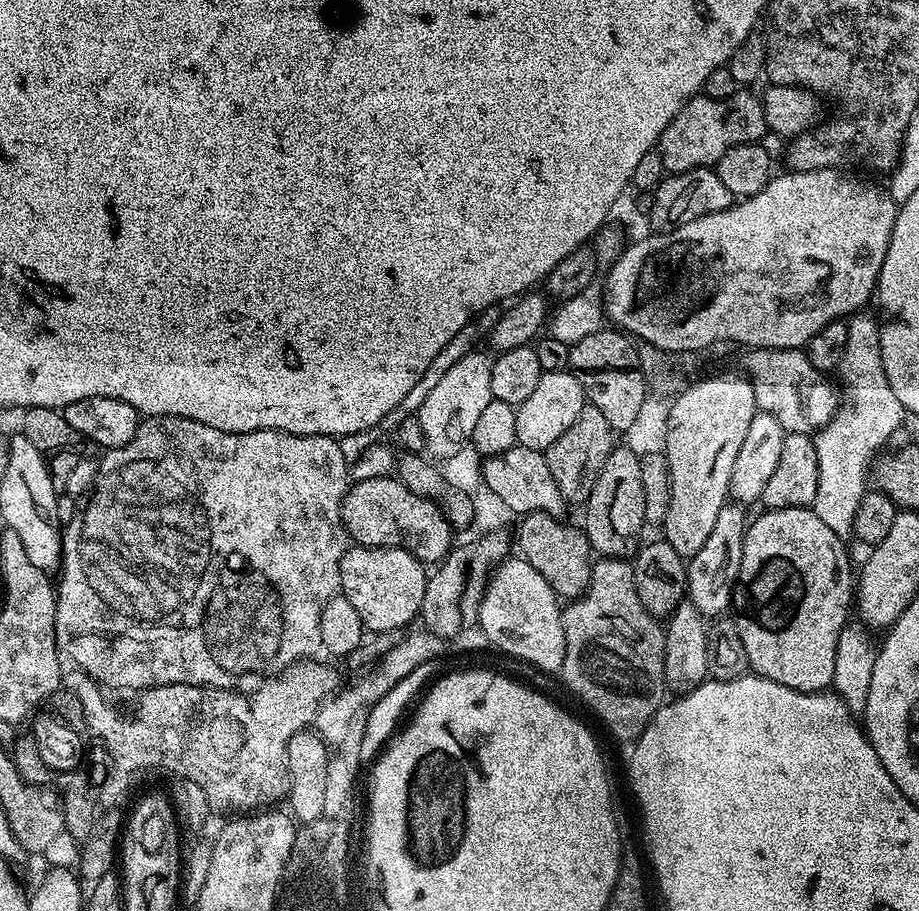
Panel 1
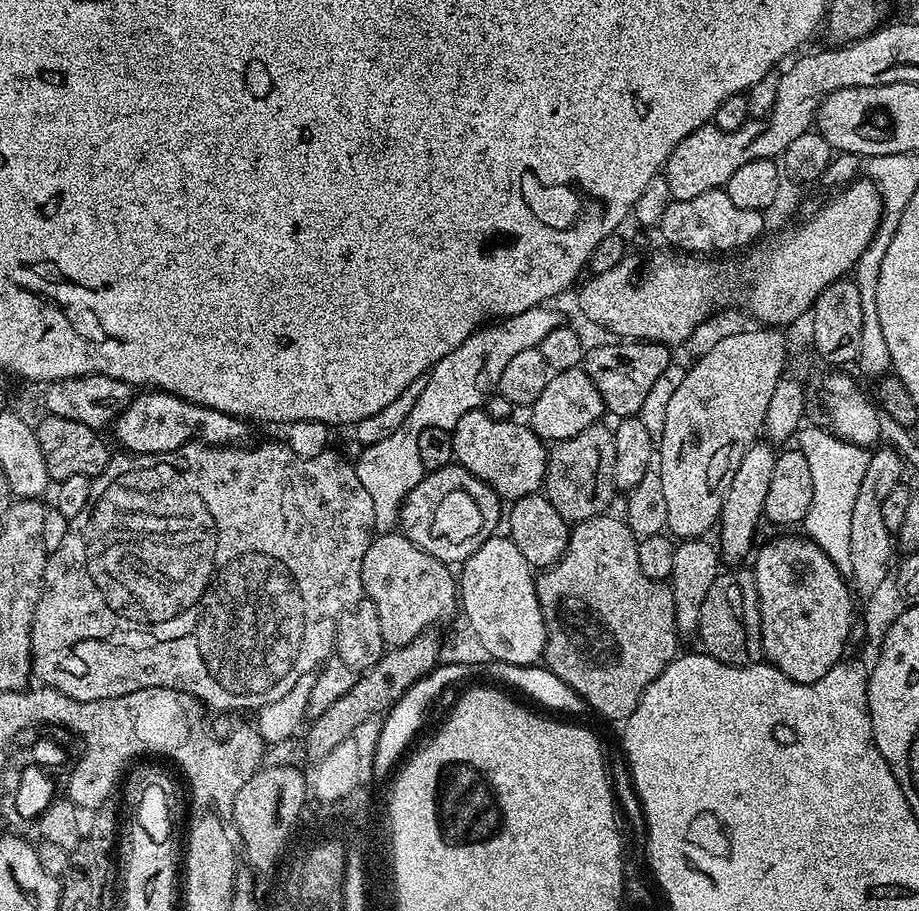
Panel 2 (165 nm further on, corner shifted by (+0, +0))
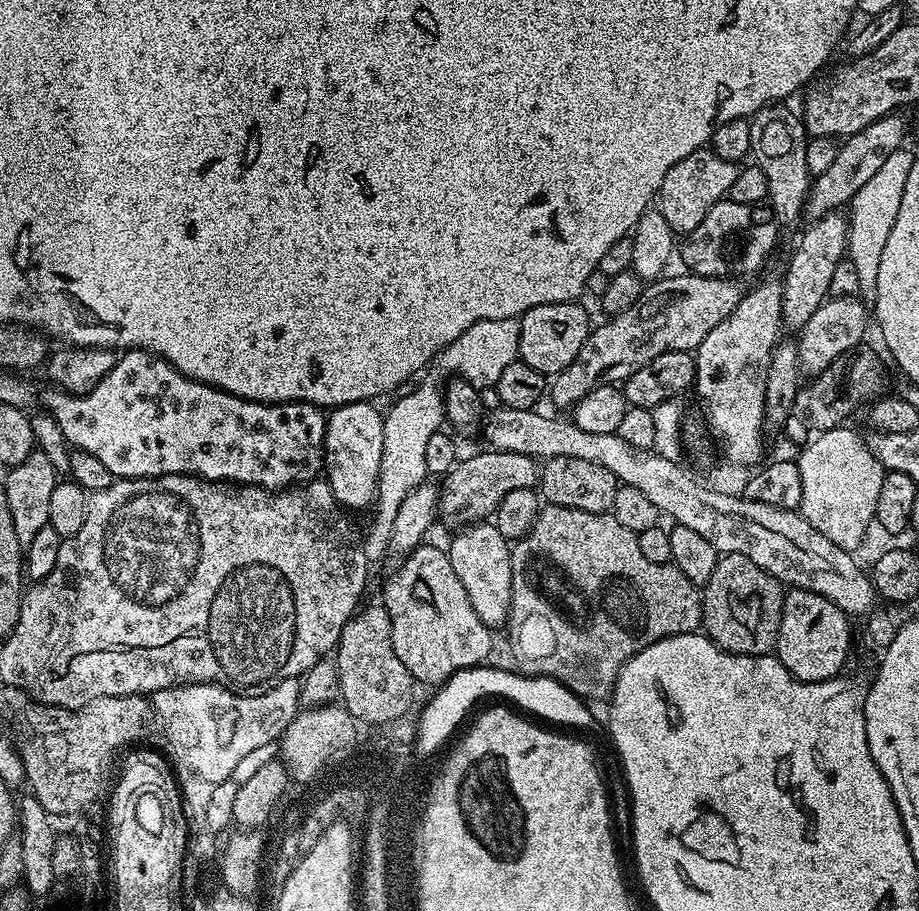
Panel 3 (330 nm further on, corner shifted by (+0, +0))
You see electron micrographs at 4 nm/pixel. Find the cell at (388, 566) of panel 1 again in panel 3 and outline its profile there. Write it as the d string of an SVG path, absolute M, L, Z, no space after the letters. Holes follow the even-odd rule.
M425 542L399 564L400 569L384 588L382 603L390 614L390 638L402 666L406 666L414 678L439 686L455 672L483 665L492 652L494 632L474 614L470 598L466 598L466 590L462 582L458 582L454 566L450 566L447 551Z

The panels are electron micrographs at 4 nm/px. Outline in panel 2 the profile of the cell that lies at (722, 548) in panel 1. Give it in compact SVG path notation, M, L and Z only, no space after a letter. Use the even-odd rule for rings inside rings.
M768 442L751 444L746 450L746 454L742 454L742 463L739 464L733 480L730 481L730 490L726 490L724 495L718 521L718 533L720 532L718 552L725 561L727 559L736 560L732 562L743 561L740 559L748 551L751 553L757 543L756 527L762 524L764 507L766 506L766 490L770 490L770 477L774 475L774 462L777 455L777 449Z

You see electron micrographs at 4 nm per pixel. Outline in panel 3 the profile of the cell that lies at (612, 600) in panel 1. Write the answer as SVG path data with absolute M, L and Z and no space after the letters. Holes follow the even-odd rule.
M545 503L541 507L540 513L536 516L536 521L532 523L532 528L511 545L512 557L510 558L510 574L512 575L512 589L510 590L510 610L508 611L508 648L512 651L512 656L516 659L515 667L525 676L549 676L550 679L558 681L562 686L566 686L572 693L585 701L603 701L611 697L612 687L618 678L621 666L634 654L646 650L654 642L658 642L667 636L677 636L687 632L695 632L704 622L704 602L701 589L682 570L678 570L675 564L659 564L649 562L642 555L642 550L638 546L637 533L626 530L618 518L614 518L606 512L587 512L586 510L576 510L574 508L563 508L558 504Z

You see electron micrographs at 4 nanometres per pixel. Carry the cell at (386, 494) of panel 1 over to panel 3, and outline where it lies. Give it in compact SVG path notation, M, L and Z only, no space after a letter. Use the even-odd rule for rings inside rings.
M483 450L477 456L468 456L459 461L439 485L440 502L438 512L455 526L469 522L480 522L495 513L498 502L510 494L510 490L536 488L538 484L538 464L533 457L513 452Z

